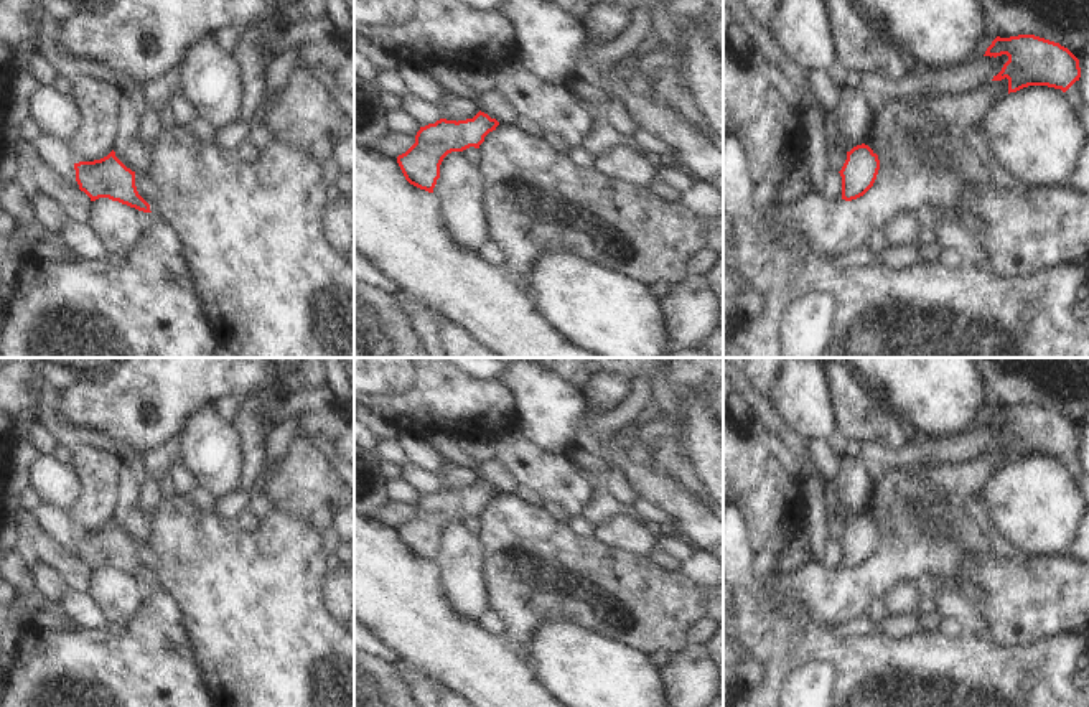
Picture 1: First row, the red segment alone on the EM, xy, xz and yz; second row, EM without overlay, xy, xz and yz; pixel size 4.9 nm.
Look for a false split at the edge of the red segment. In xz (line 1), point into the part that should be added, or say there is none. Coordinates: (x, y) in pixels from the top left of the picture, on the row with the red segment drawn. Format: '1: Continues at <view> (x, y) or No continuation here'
1: No continuation here.

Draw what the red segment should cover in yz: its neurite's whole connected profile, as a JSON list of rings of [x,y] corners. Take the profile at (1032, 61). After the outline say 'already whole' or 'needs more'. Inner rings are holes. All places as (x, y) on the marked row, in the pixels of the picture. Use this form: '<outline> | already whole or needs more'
[[[997,36],[984,56],[1007,54],[1008,61],[992,81],[1008,79],[1008,94],[1028,86],[1066,92],[1081,77],[1079,59],[1059,43],[1035,36]]] | already whole

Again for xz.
[[[481,110],[466,120],[440,119],[420,127],[415,143],[397,157],[397,163],[410,185],[433,193],[443,158],[451,152],[463,152],[470,147],[479,148],[484,137],[498,125],[496,119]]] | already whole

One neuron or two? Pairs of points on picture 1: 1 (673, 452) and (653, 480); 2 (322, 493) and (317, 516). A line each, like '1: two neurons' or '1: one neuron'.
1: two neurons
2: one neuron

